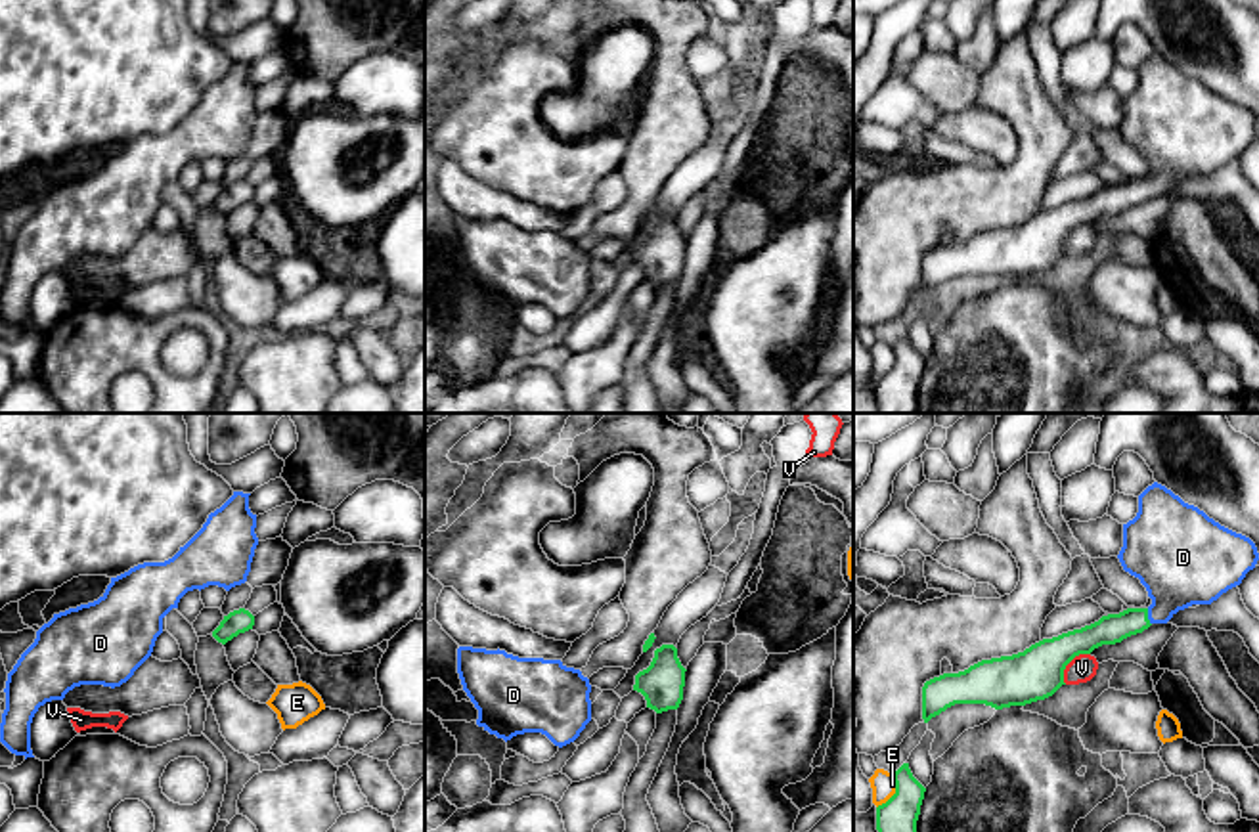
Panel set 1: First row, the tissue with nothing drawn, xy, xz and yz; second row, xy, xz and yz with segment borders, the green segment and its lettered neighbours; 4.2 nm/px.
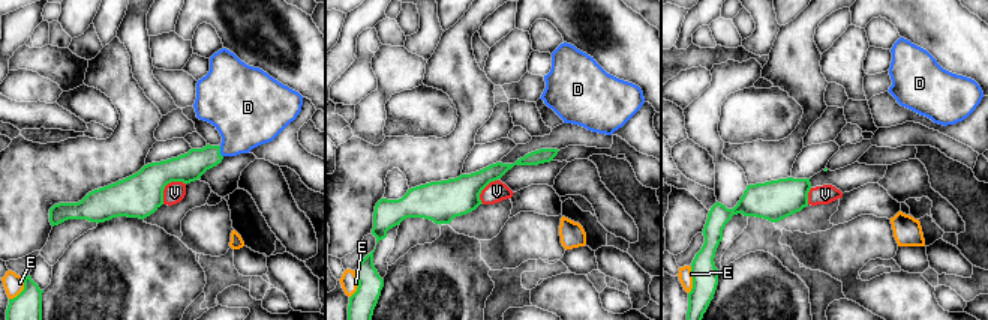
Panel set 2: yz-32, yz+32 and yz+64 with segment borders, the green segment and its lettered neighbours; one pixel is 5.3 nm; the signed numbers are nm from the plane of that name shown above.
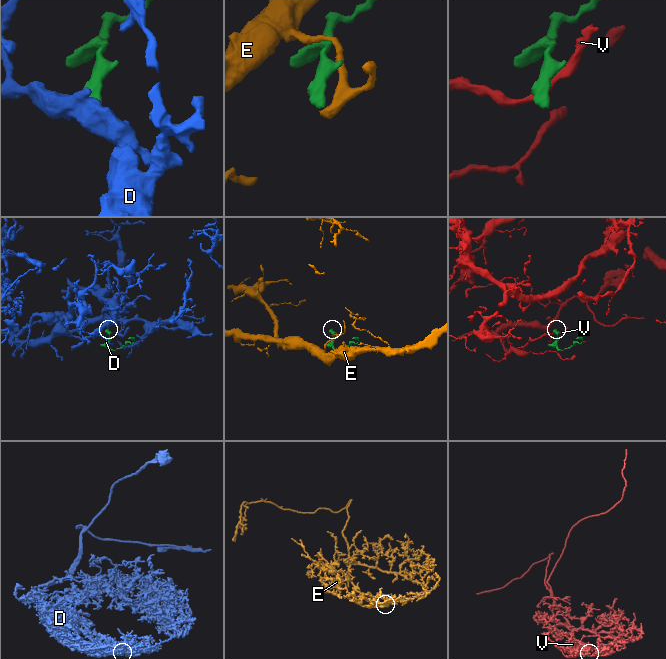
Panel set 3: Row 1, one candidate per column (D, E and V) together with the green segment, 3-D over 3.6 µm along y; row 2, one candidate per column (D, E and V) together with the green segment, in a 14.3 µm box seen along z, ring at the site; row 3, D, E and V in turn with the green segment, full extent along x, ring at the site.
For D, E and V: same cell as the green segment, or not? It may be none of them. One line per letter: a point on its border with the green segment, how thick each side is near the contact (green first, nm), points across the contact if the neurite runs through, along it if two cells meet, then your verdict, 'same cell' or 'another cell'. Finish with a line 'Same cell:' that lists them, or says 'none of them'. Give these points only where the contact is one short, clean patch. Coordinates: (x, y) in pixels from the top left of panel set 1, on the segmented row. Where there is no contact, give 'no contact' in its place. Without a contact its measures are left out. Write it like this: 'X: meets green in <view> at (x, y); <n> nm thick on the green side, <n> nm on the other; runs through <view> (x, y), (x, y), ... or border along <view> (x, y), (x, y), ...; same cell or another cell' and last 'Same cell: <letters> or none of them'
D: meets green in yz at (1147, 616); 120 nm thick on the green side, 340 nm on the other; runs through yz (1114, 628), (1147, 616), (1170, 593), (1179, 567); same cell
E: meets green in yz at (896, 792); 160 nm thick on the green side, 100 nm on the other; another cell
V: meets green in yz at (1068, 662); 220 nm thick on the green side, 110 nm on the other; another cell
Same cell: D

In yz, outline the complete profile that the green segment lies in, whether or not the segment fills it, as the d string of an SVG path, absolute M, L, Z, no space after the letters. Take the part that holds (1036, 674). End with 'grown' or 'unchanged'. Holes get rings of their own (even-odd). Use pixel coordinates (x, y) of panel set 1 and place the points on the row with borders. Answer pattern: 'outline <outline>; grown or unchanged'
outline M1154 482L1138 495L1138 513L1123 524L1121 566L1146 587L1152 604L1102 616L1098 622L1043 639L1024 652L982 660L959 673L943 673L922 687L928 723L955 704L995 710L1052 696L1066 666L1079 654L1115 645L1152 624L1167 624L1179 610L1211 604L1255 568L1255 543Z; grown

